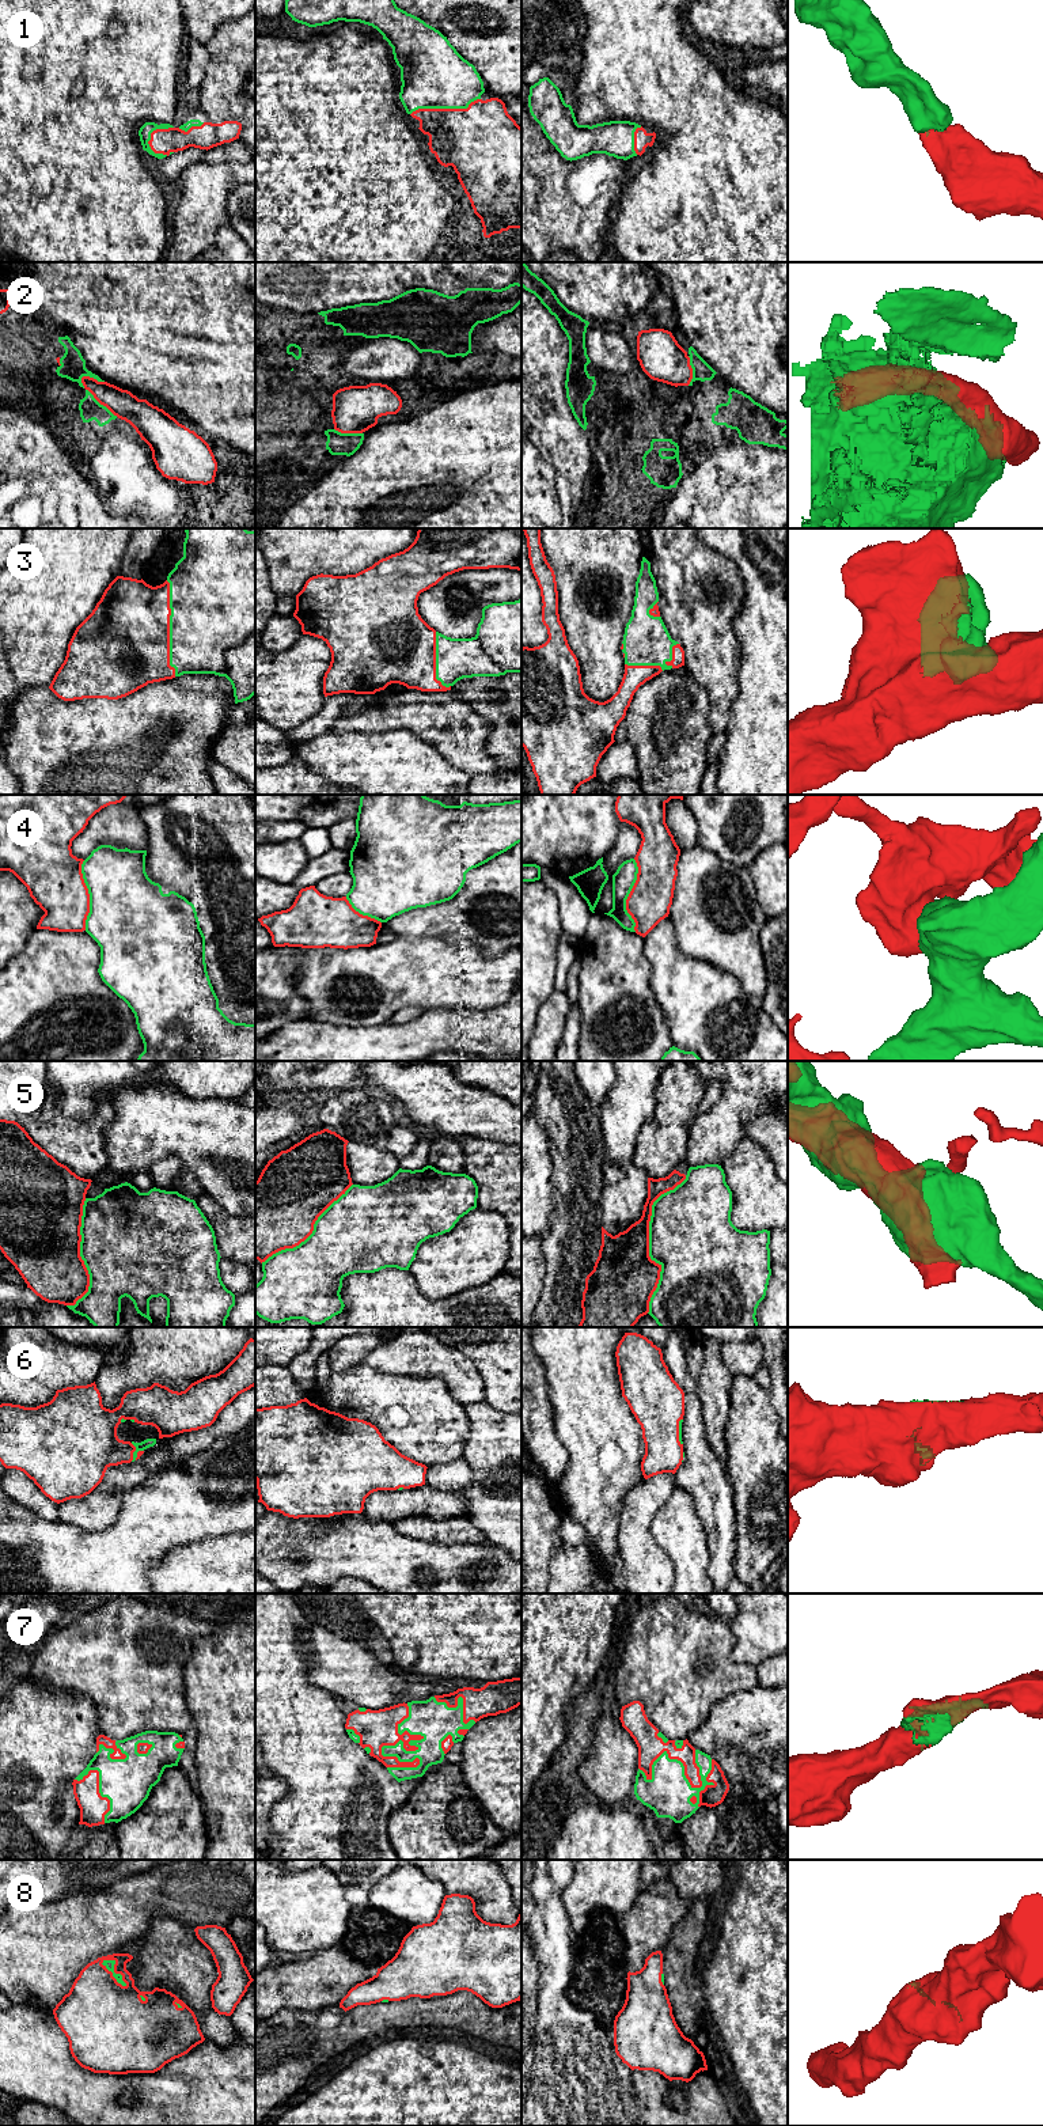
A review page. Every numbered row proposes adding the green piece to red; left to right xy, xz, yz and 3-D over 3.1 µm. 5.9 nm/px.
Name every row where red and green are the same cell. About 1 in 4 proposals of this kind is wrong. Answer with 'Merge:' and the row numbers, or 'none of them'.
Merge: 1, 3, 6, 7, 8

